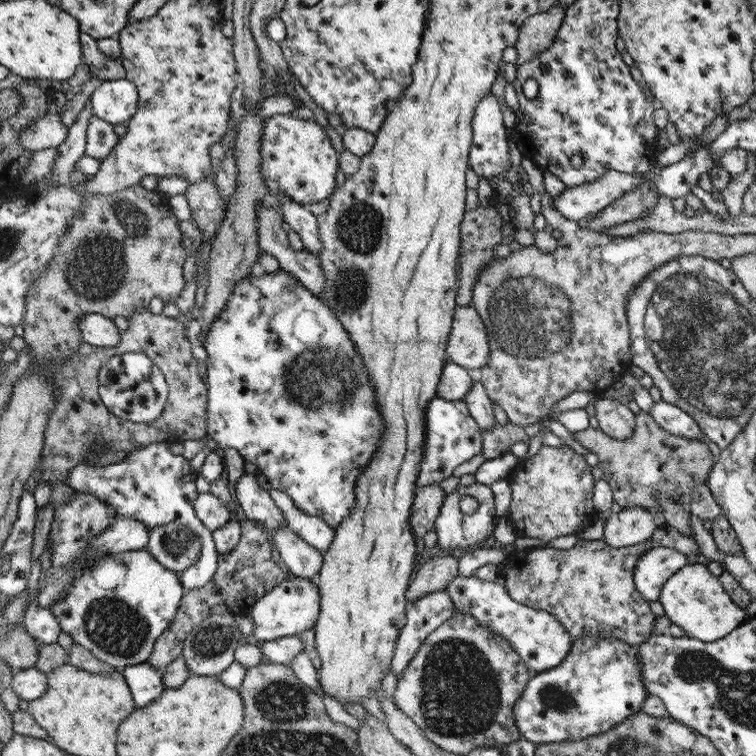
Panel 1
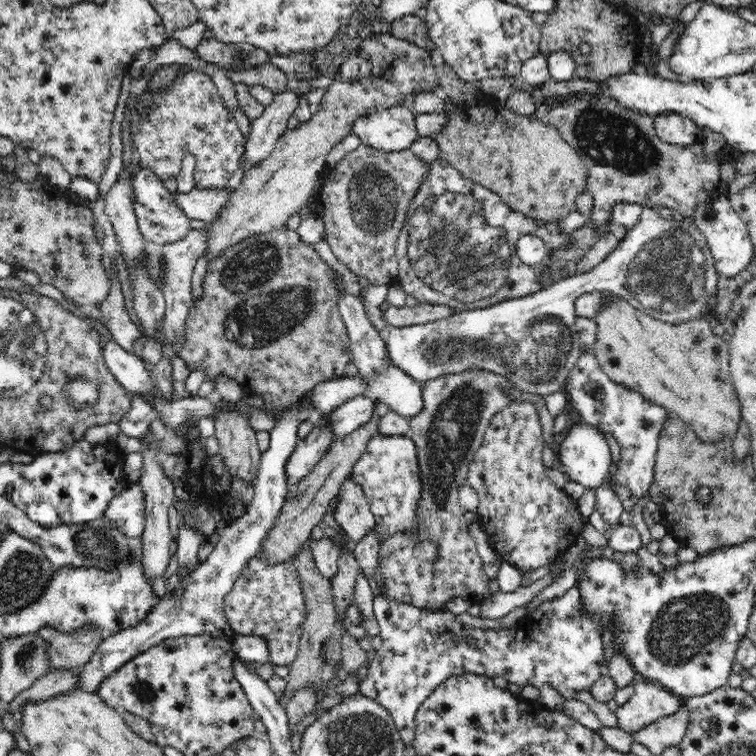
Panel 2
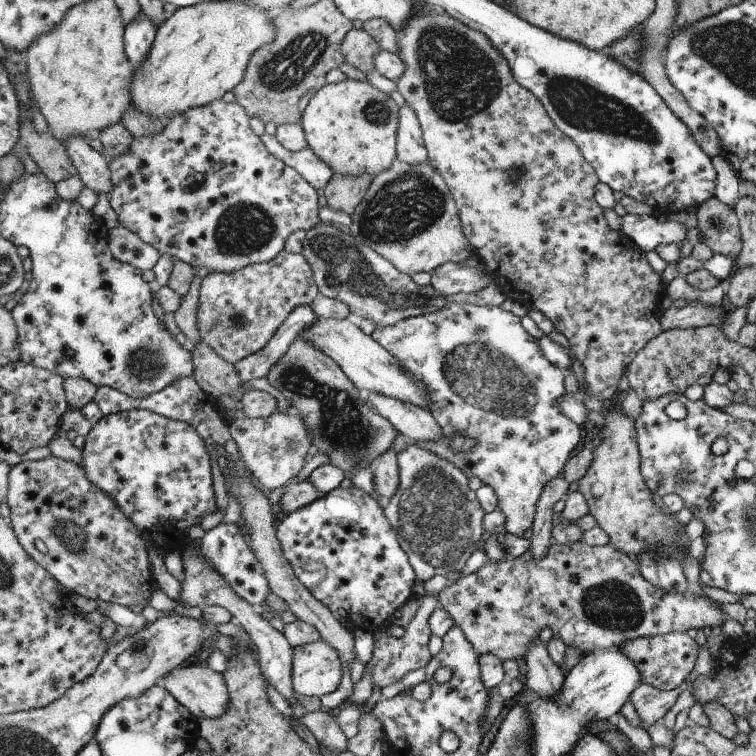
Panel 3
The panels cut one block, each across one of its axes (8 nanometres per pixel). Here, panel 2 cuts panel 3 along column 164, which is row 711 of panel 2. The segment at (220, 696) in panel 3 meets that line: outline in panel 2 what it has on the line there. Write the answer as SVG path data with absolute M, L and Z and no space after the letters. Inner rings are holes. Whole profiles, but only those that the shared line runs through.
M682 706L674 714L659 718L646 728L636 730L632 737L634 742L644 744L652 754L661 754L670 746L679 746L686 734L688 712Z

